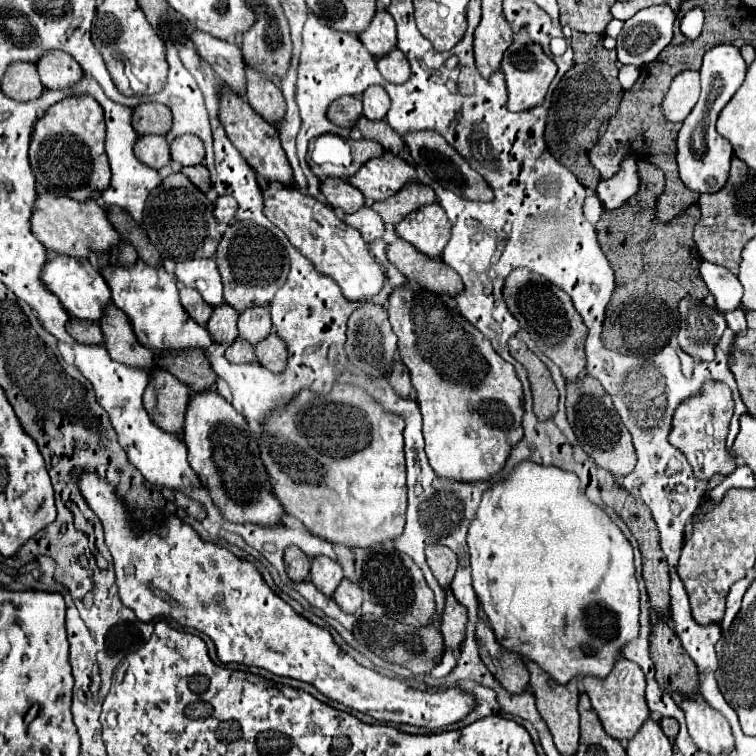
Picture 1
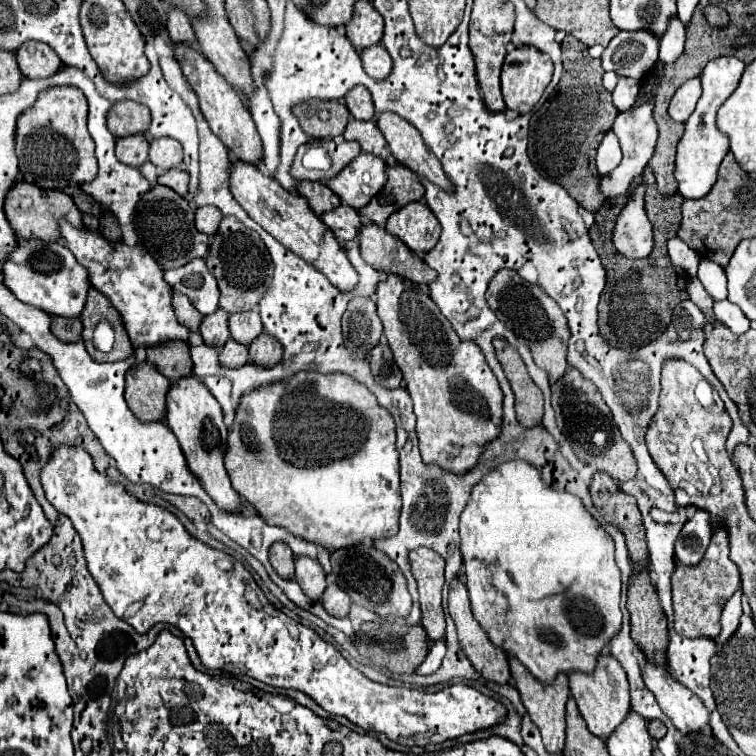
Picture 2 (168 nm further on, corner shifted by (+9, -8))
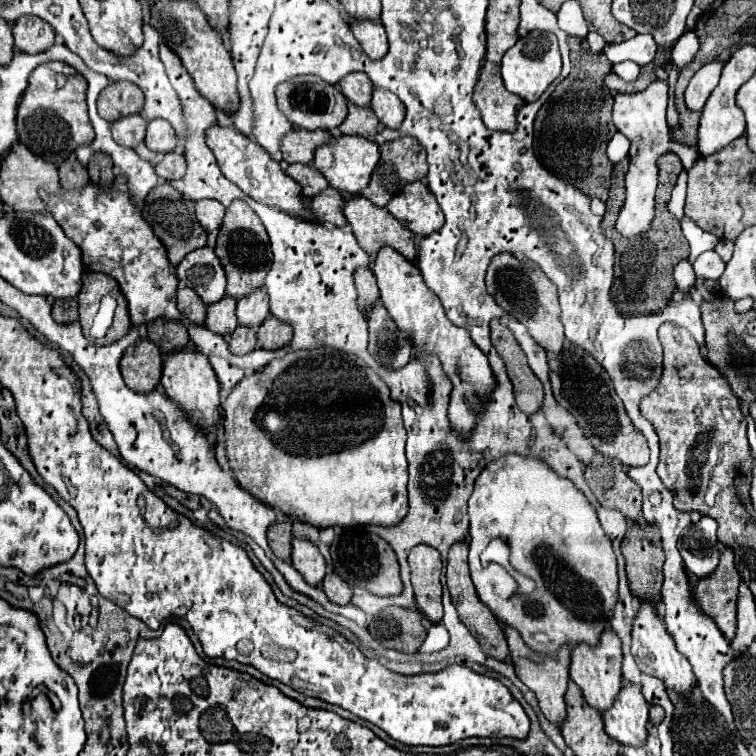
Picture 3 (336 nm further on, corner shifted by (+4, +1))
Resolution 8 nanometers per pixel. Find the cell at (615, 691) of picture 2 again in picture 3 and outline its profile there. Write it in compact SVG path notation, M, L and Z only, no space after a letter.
M604 630L604 636L600 636L602 640L598 642L596 648L590 648L590 646L578 646L572 650L572 664L570 664L570 678L578 684L578 688L582 690L586 702L598 710L598 712L606 712L622 684L624 684L624 678L622 678L622 644L620 644L620 638L616 638L616 634L612 630Z

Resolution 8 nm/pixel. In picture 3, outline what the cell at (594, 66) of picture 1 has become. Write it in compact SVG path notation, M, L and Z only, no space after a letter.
M568 38L570 46L570 60L572 60L572 72L556 86L556 90L550 94L546 104L536 114L534 120L534 154L542 162L546 170L550 170L554 176L564 178L568 184L576 186L590 198L608 198L610 188L610 176L612 176L612 164L606 160L606 144L608 138L616 132L616 126L612 122L612 106L614 98L612 92L606 88L604 78L610 74L612 64L608 58L604 58L602 52L590 52L586 38Z

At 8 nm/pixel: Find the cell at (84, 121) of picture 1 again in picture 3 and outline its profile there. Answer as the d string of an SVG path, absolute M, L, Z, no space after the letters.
M48 62L38 66L30 74L30 86L20 100L16 122L20 144L24 144L42 160L60 166L80 146L88 146L94 140L94 128L90 124L86 106L84 76L62 62Z

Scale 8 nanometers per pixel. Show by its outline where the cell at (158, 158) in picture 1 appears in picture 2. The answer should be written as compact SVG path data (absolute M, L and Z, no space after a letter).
M129 135L119 137L115 145L115 155L121 163L131 167L141 167L149 159L149 141L145 135Z

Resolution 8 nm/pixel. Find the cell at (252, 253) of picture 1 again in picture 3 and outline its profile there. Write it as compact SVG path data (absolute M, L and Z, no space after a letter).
M244 200L232 202L230 208L226 210L226 218L222 222L214 250L228 276L228 288L226 288L228 296L240 300L246 294L252 294L254 290L264 286L264 278L272 264L272 250L270 250L268 234L262 226L260 218L254 214L254 210Z

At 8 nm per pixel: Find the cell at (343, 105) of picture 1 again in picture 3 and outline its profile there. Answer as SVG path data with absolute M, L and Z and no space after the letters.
M300 76L300 78L294 78L292 82L280 84L276 90L276 98L278 98L280 112L294 124L294 128L332 130L332 128L338 128L348 114L348 102L344 94L336 86L326 84L316 76Z

